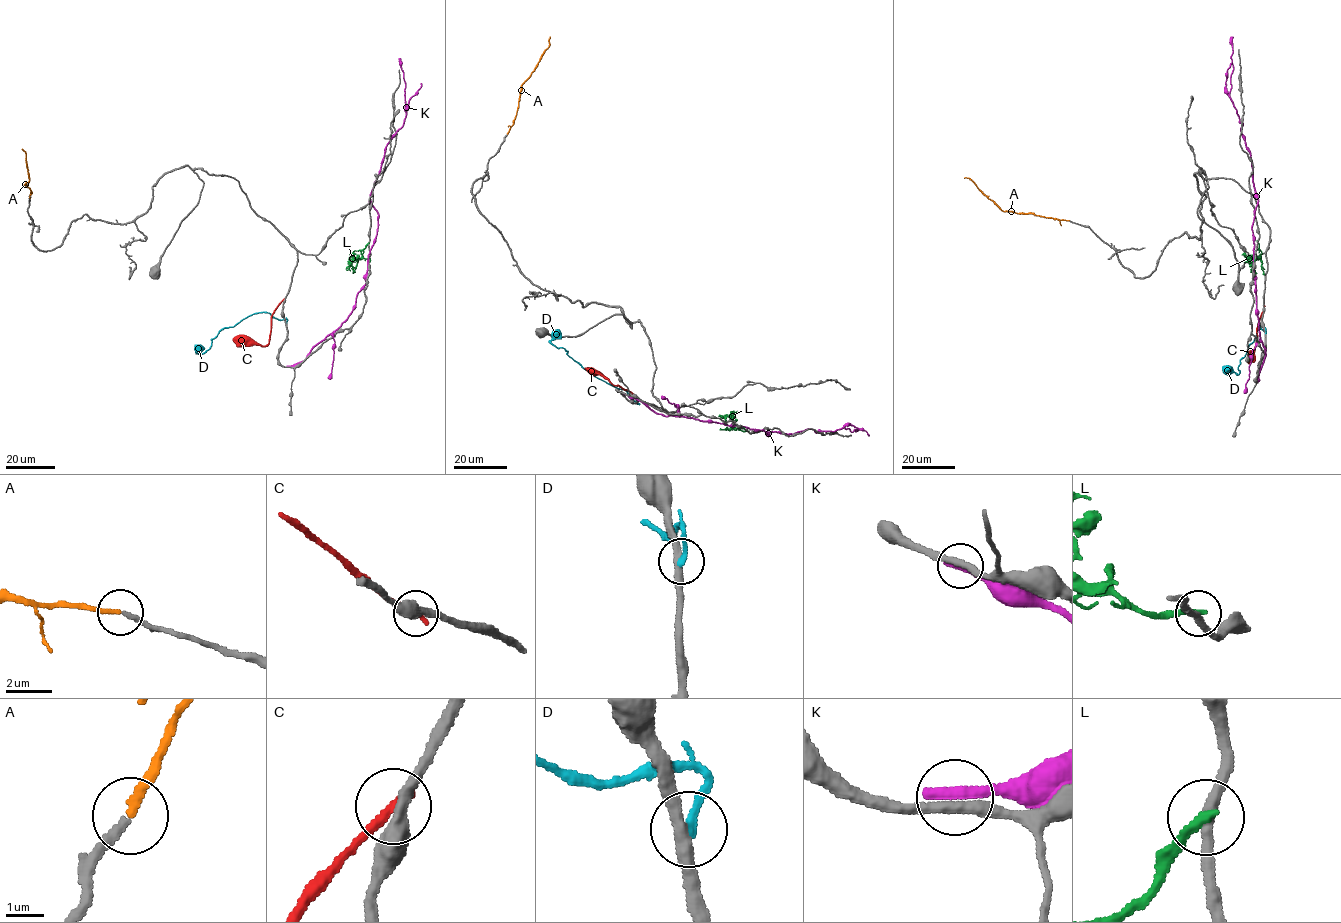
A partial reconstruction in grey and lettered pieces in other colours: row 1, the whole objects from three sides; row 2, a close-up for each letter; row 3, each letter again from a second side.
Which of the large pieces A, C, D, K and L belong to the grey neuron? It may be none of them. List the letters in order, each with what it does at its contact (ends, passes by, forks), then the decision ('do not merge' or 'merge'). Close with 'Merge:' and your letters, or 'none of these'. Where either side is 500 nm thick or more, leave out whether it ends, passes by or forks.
A: it ends; merge
C: it ends; do not merge
D: it ends; do not merge
K: it ends; do not merge
L: it ends; do not merge
Merge: A

